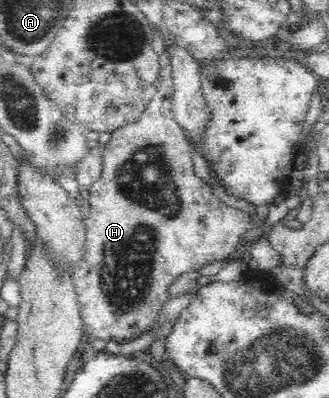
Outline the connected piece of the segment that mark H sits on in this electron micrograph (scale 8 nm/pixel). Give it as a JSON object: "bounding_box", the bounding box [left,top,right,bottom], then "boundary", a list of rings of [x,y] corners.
{"bounding_box":[71,47,260,343],"boundary":[[[168,47],[160,53],[161,85],[158,94],[134,123],[111,132],[110,141],[102,146],[100,179],[85,189],[88,193],[86,255],[71,278],[90,339],[128,343],[142,337],[173,298],[170,287],[178,277],[188,271],[200,271],[202,267],[228,257],[242,241],[243,235],[260,225],[260,220],[251,219],[247,212],[223,203],[214,195],[212,187],[196,176],[190,141],[171,112],[175,93],[172,59]]]}

